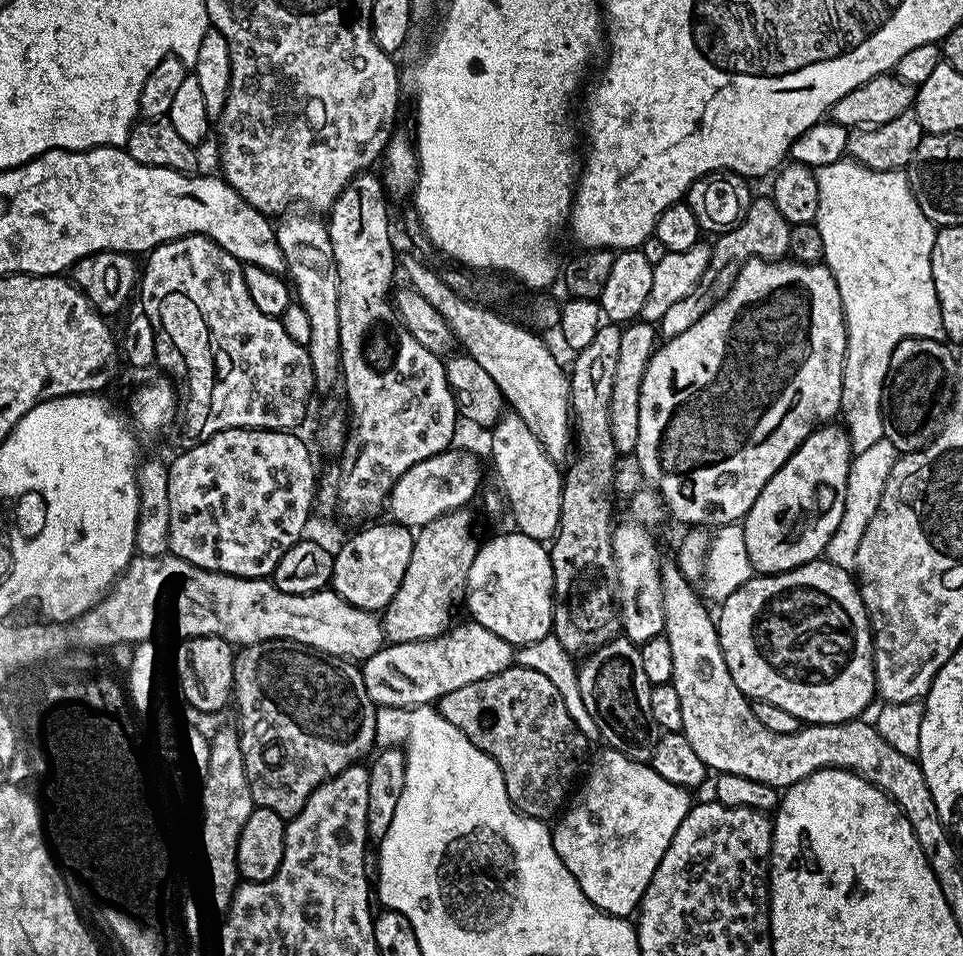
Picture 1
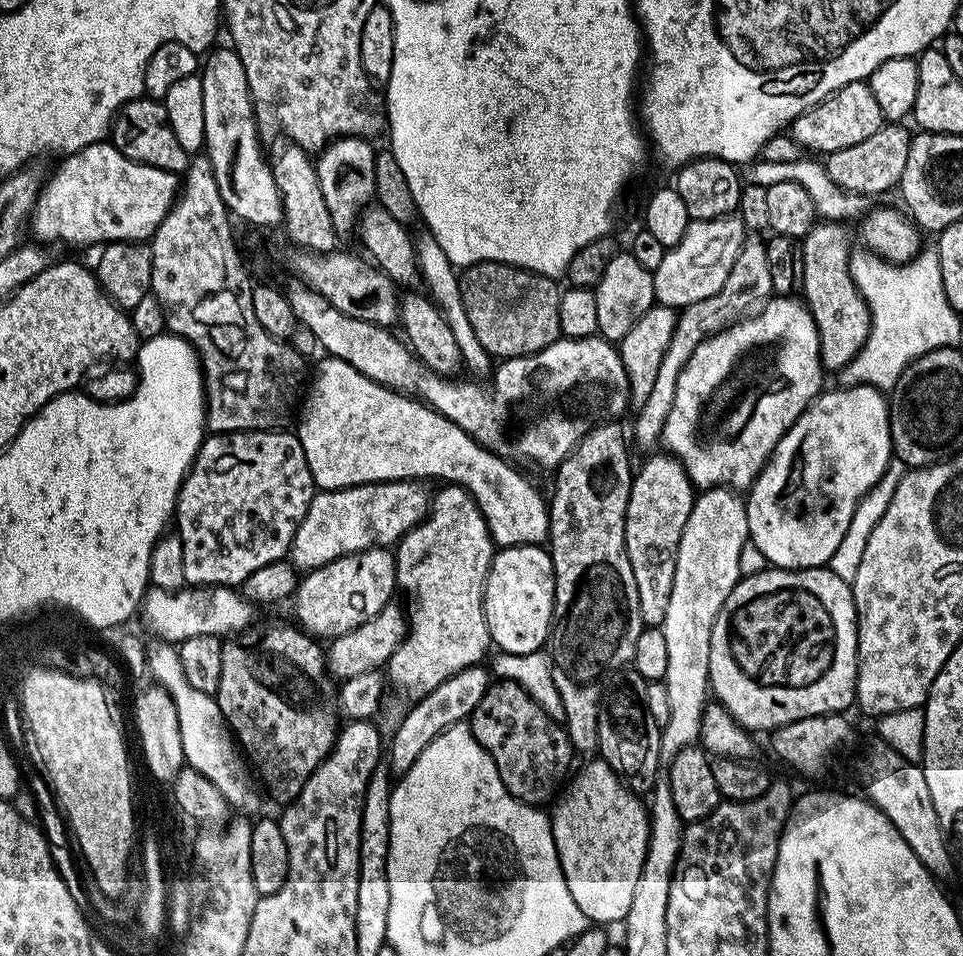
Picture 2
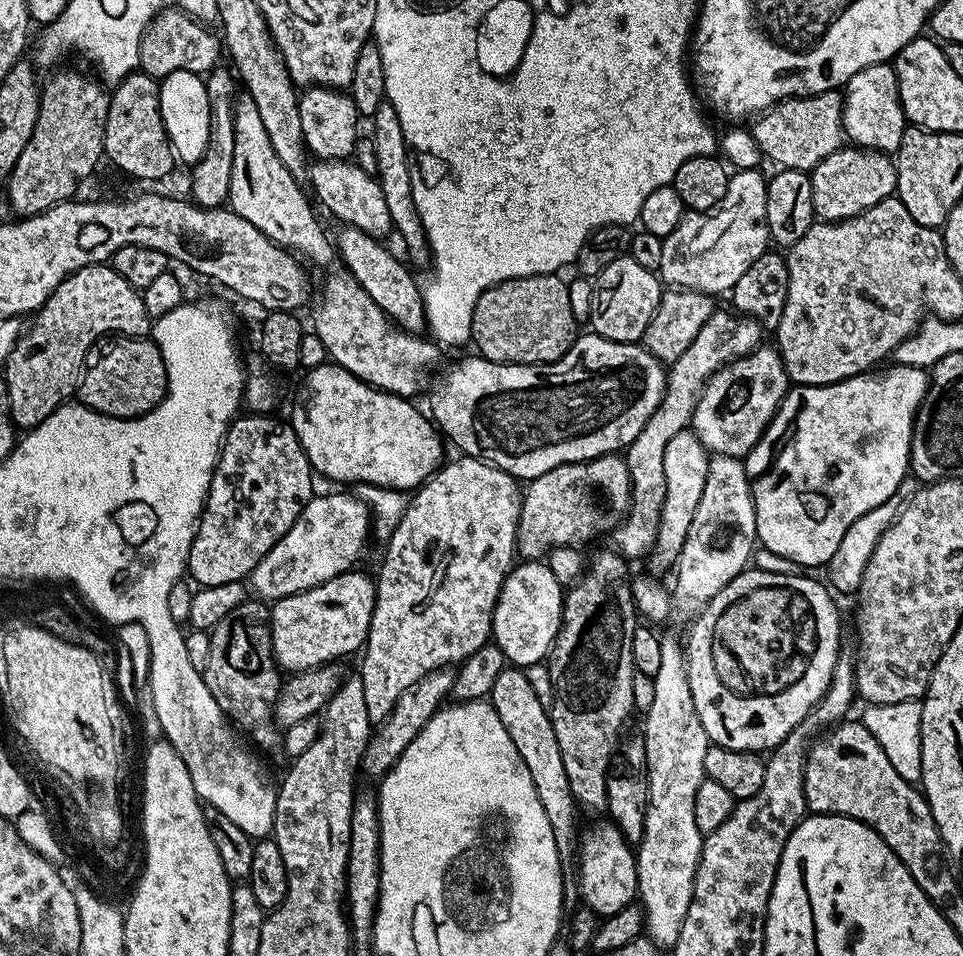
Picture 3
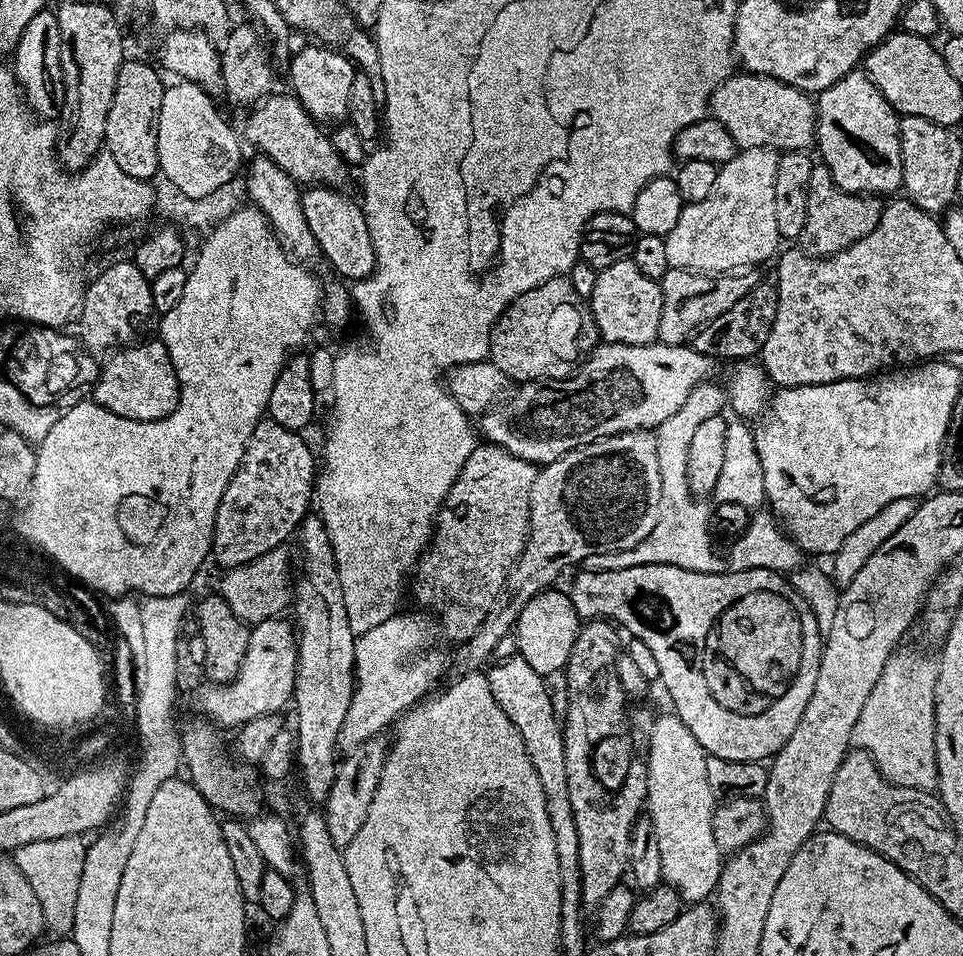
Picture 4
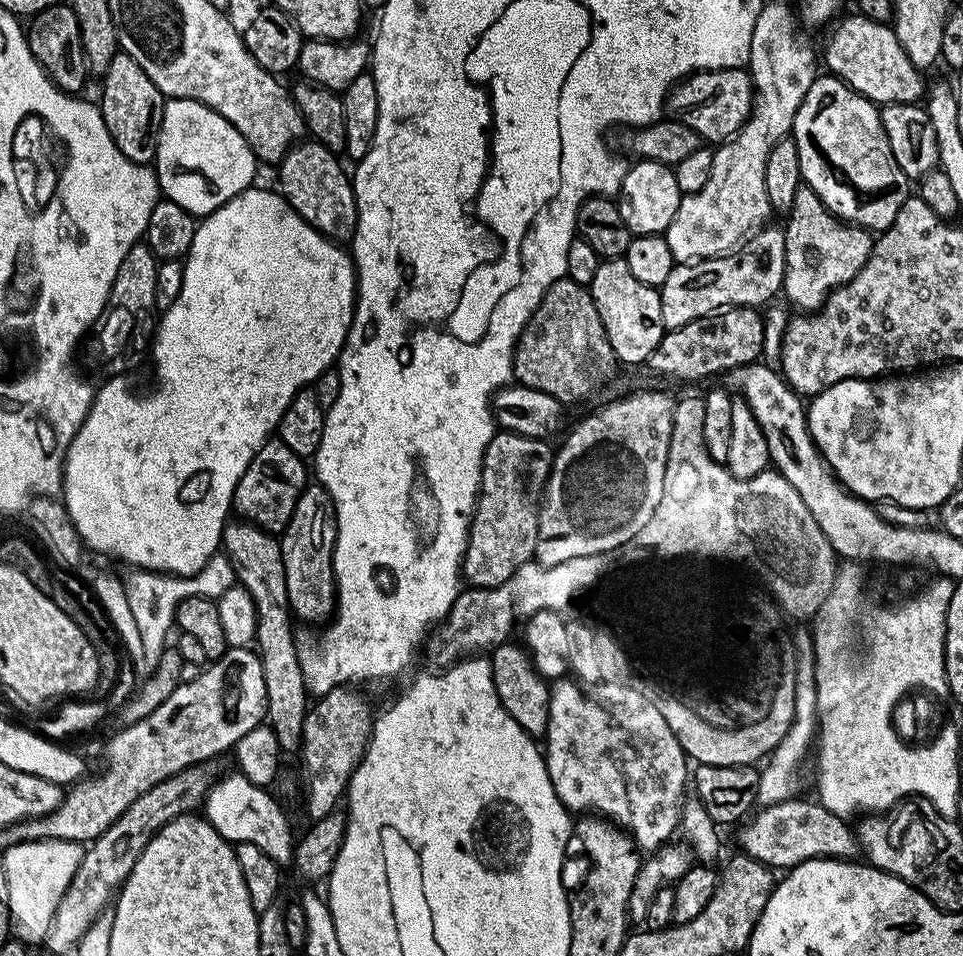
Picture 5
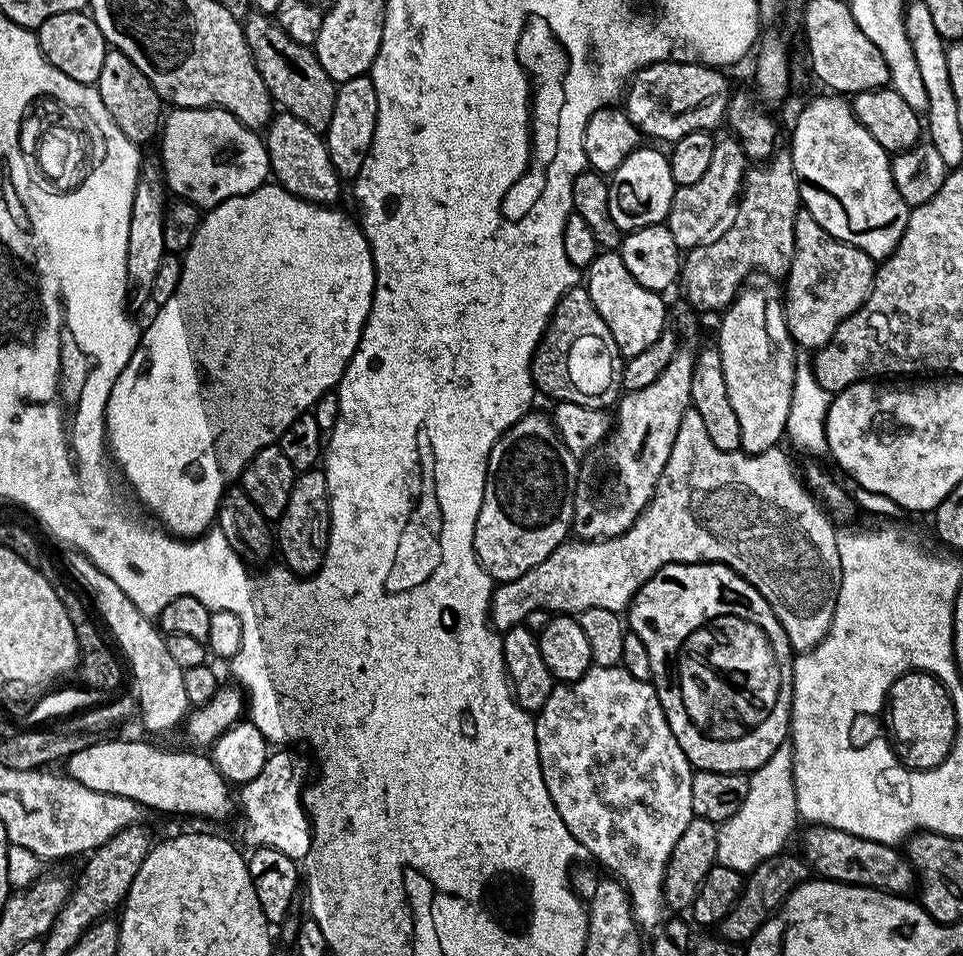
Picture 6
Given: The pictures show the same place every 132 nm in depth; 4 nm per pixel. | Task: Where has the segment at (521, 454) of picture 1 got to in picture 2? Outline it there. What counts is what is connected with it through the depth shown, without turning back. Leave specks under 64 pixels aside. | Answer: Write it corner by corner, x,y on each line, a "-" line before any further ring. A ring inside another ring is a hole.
427,230
415,233
414,245
416,247
416,265
420,267
420,280
422,284
425,284
423,287
432,303
439,308
440,313
446,318
446,326
450,326
450,330
454,330
454,342
458,342
460,347
463,367
469,368
473,372
469,372
473,377
487,377
493,371
494,357
483,348
481,342
478,342
478,337
474,334
473,327
470,326
470,321
466,316
466,307
463,306
459,294
460,278
457,265
452,264
450,258
446,258
446,250
442,250
442,246
438,246
438,242

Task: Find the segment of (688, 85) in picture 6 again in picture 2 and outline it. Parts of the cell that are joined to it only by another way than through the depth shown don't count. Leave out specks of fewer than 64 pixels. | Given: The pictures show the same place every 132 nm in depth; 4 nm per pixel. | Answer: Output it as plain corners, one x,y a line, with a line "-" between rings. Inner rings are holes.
855,80
793,120
790,135
801,149
808,151
809,148
812,154
827,154
834,150
846,150
846,146
855,146
870,138
870,134
874,134
874,130
885,122
882,106
878,106
878,98
874,98
874,90
870,90
867,80

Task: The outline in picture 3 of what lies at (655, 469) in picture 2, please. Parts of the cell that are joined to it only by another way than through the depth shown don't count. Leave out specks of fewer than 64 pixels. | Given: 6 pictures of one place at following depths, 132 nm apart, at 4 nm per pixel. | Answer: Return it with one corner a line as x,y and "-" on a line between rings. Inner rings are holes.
691,430
674,434
674,438
666,442
666,454
662,454
662,467
666,469
666,498
662,502
656,541
652,543
652,551
646,557
650,571
664,572
667,568
669,571
682,554
686,534
690,534
690,522
694,522
694,510
698,510
698,502
702,499
702,486
706,486
709,459
708,449
702,446
700,439

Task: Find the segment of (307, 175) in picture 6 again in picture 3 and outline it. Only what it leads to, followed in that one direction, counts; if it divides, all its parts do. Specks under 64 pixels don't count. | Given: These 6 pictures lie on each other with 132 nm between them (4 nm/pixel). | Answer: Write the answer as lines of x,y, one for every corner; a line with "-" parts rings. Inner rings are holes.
347,226
339,230
341,232
334,236
334,247
338,253
339,263
356,279
358,286
362,286
362,290
366,290
366,294
374,298
374,302
393,325
413,334
423,333
426,328
424,297
421,285
419,283
416,285
408,273
409,265
403,259
400,261
384,242
362,230

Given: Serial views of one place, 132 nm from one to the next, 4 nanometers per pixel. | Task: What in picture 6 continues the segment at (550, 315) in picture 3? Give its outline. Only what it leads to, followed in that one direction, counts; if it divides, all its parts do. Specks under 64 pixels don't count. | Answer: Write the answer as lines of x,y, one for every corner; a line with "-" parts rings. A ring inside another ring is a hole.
580,284
572,287
555,307
548,328
532,358
531,376
537,391
557,403
570,401
591,408
607,409
613,407
622,394
621,378
623,373
624,357
618,350
617,342
615,342
610,328
606,326
606,322
598,314
594,302
590,301
587,287

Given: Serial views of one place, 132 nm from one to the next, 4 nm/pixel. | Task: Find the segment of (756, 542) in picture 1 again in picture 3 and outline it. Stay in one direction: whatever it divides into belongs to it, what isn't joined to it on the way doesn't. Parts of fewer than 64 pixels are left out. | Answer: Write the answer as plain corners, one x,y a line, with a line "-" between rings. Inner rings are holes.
905,364
891,366
885,372
881,370
869,370
863,376
852,376
848,380
840,380
836,384
823,384
822,386
799,386
789,387
788,393
784,396
779,410
768,424
768,429
762,434
759,442
748,451
743,457
744,469
748,475
748,481
752,484
752,497
754,498
754,514
756,515
756,539
759,547
770,550
798,566
804,564
808,568
816,568
827,565
828,560
838,550
842,538
846,538
846,530
854,526
862,514
874,510
874,506
882,506
896,491
900,484
910,472
908,459
910,458
910,446
912,445
912,424
916,421
916,409
924,397
928,395
930,376
925,369
911,368

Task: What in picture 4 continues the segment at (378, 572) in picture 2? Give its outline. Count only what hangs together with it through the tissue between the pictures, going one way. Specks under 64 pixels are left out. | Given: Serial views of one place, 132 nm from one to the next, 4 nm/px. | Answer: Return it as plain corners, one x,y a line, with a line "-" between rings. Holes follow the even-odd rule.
284,618
263,620
249,631
246,654
232,683
208,686
200,696
200,704
213,725
235,730
250,718
271,716
279,713
279,708
289,707
296,691
296,637
295,627

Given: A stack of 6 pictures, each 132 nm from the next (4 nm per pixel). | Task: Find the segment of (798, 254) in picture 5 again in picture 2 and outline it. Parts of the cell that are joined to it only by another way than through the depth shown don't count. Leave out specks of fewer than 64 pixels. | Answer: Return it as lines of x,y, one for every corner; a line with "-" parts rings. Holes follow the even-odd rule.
885,122
878,130
874,130
874,134
870,134
870,138
865,138
862,142
858,142
855,146
846,146
846,150
834,150
827,153
826,167
830,178
834,178
834,182
847,192
854,192
857,196
871,198
871,196
880,196
883,192
888,192
899,185
902,174
906,170
906,157
910,154
910,146
912,145
913,133
904,129
905,125
900,122

